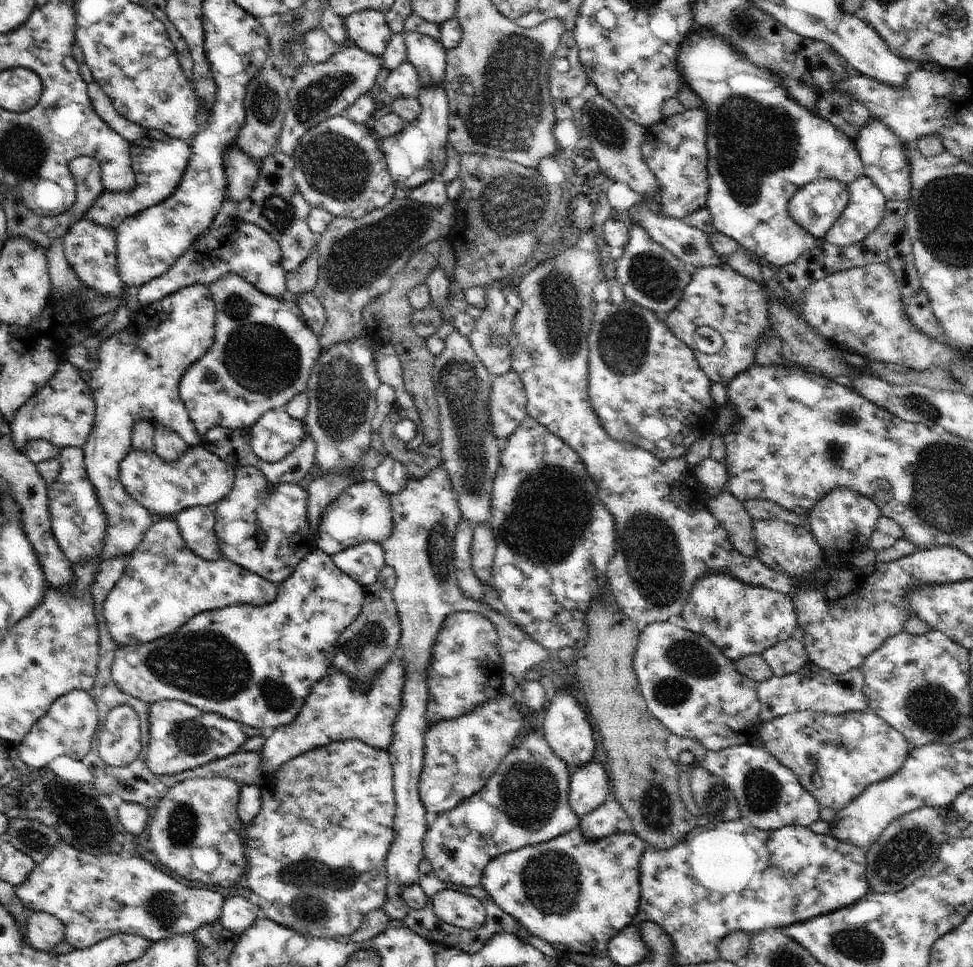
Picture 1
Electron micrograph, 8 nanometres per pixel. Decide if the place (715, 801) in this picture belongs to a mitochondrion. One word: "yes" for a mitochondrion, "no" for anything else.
yes

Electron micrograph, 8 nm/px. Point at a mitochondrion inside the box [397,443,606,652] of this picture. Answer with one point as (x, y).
(536, 528)

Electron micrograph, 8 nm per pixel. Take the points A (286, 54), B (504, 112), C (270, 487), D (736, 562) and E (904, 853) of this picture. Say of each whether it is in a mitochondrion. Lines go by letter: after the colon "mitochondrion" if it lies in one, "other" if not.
A: mitochondrion
B: mitochondrion
C: other
D: other
E: mitochondrion

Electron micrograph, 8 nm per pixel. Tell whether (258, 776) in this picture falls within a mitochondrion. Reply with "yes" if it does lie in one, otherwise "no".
no

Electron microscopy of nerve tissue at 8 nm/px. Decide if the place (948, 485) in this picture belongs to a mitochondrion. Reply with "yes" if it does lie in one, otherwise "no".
yes

